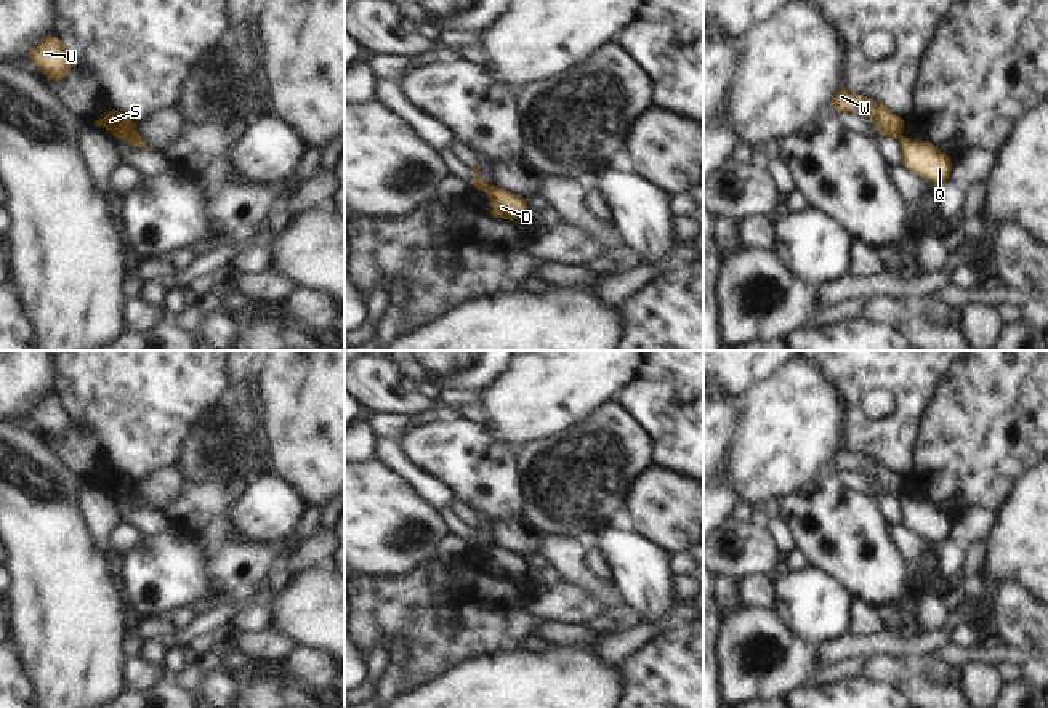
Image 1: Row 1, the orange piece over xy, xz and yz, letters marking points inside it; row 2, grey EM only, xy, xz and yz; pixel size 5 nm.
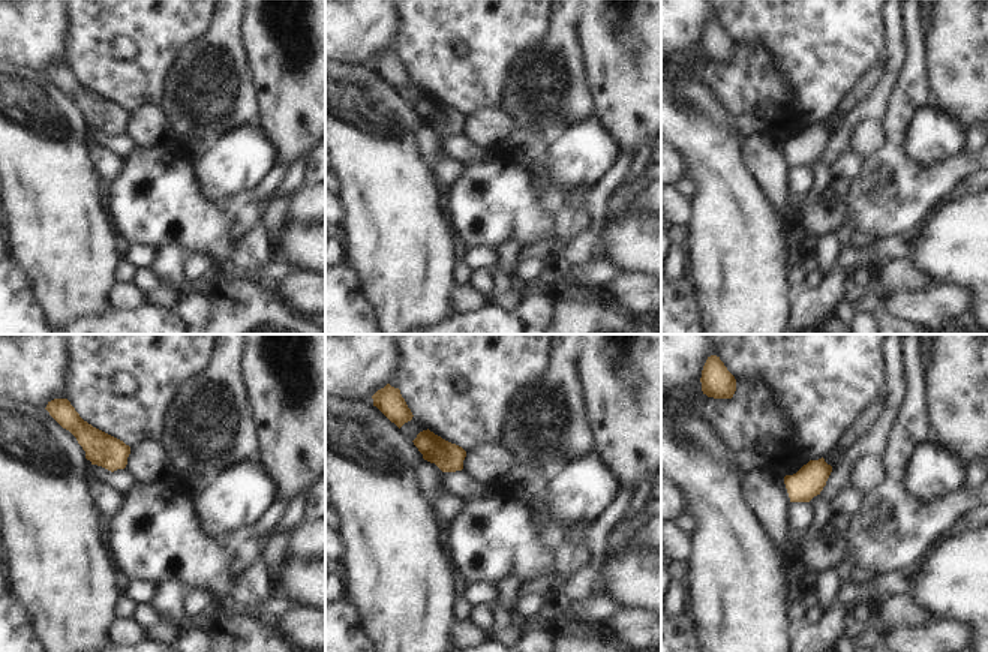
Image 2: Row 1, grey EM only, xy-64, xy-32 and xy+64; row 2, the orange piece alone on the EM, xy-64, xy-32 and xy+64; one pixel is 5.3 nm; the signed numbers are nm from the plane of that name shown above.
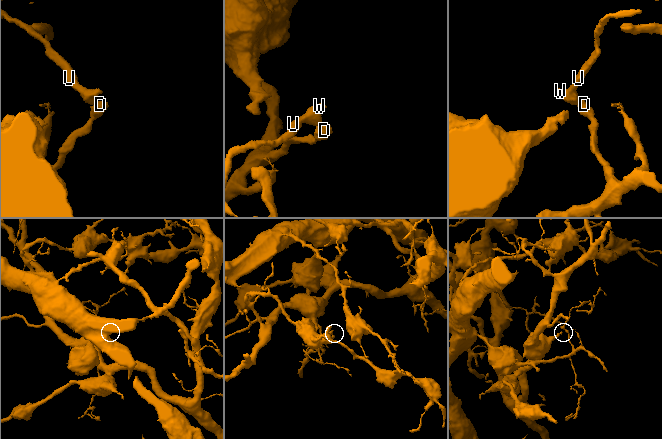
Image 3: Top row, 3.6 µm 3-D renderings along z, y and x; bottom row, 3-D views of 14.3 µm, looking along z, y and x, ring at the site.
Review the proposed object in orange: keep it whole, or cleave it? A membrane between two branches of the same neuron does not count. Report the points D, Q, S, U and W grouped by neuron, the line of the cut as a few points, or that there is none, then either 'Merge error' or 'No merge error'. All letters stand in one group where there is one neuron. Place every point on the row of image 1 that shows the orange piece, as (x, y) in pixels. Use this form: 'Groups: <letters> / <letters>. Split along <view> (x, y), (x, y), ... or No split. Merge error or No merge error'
Groups: D Q / S U W. Split along xy (135, 130), (127, 140). Merge error

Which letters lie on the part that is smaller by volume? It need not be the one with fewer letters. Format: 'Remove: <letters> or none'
Remove: S, U, W

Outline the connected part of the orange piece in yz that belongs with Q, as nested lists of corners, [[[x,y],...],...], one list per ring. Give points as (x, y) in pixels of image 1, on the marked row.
[[[901,135],[902,165],[934,186],[950,178],[952,163],[947,154],[941,152],[929,141],[912,141]]]

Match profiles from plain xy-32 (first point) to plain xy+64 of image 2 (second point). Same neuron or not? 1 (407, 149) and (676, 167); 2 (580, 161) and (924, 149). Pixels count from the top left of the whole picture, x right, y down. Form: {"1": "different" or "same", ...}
{"1": "different", "2": "same"}

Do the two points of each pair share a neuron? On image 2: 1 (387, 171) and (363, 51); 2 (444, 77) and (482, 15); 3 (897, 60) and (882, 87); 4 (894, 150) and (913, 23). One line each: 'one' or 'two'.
1: two
2: one
3: one
4: one

